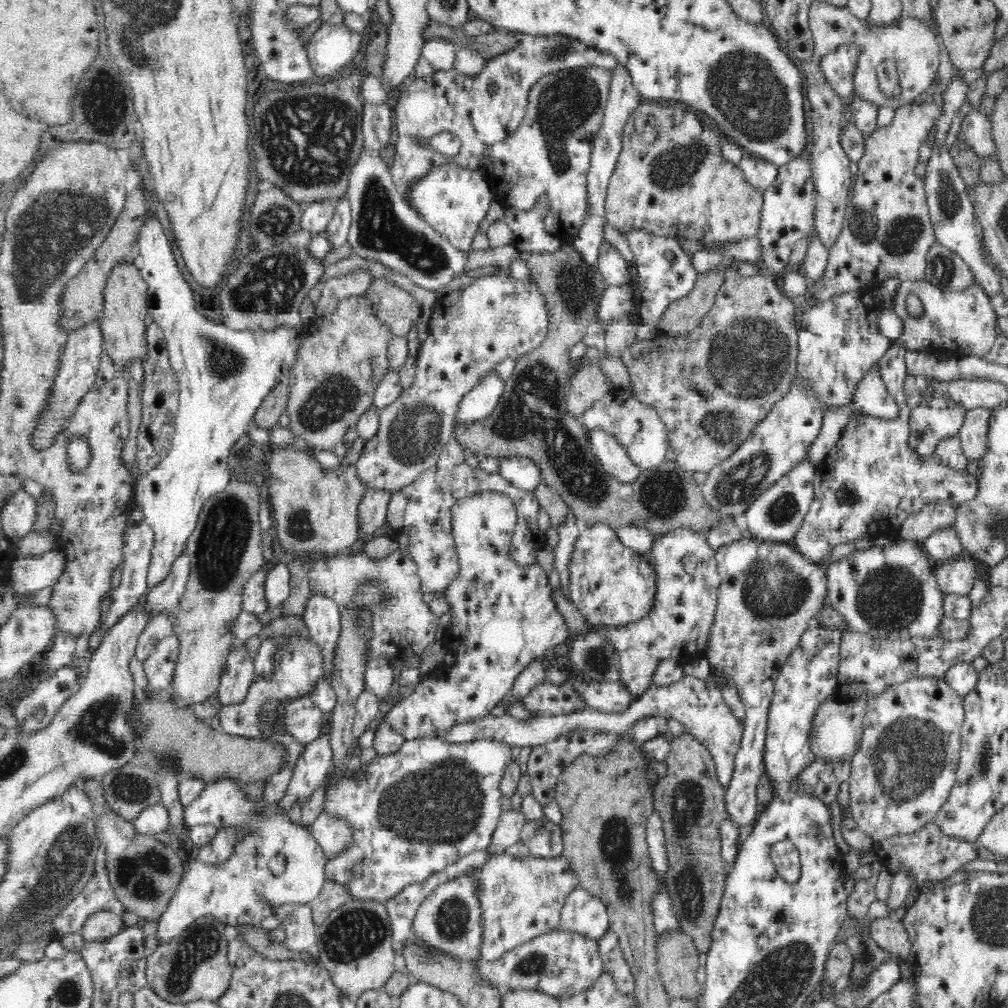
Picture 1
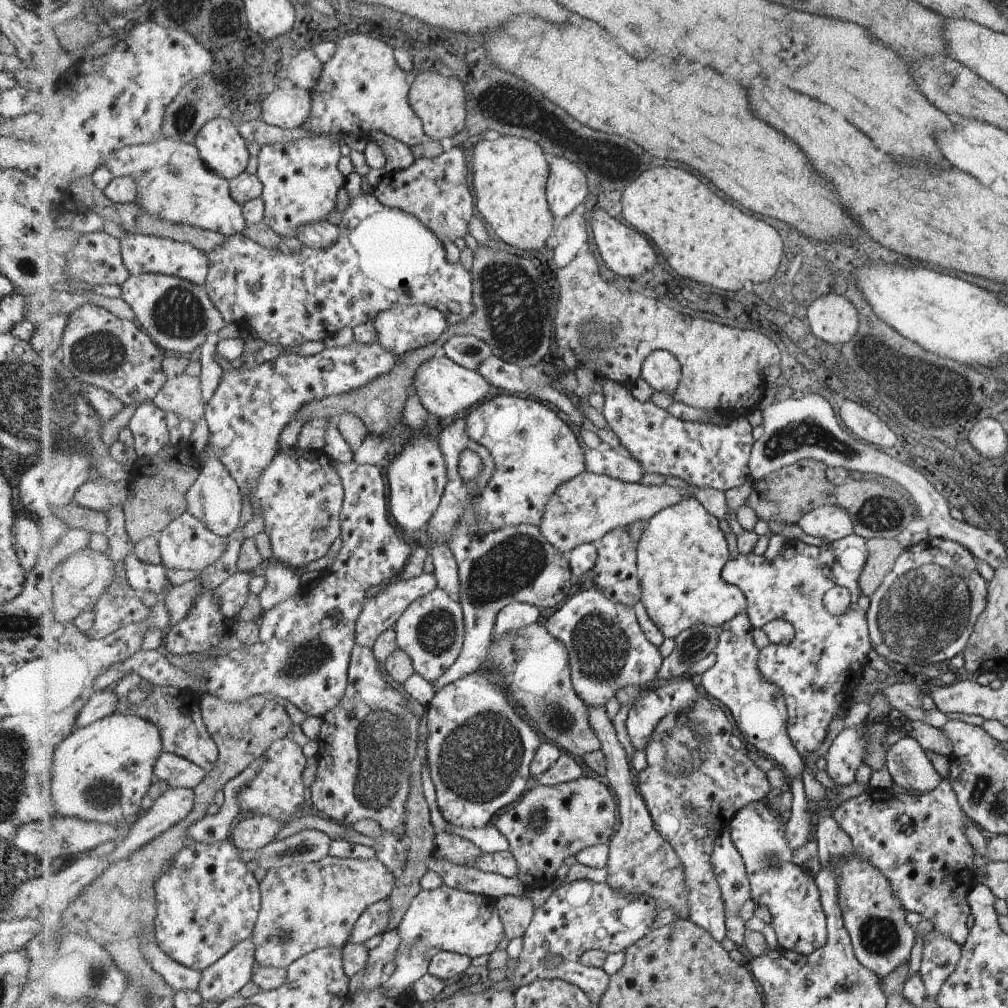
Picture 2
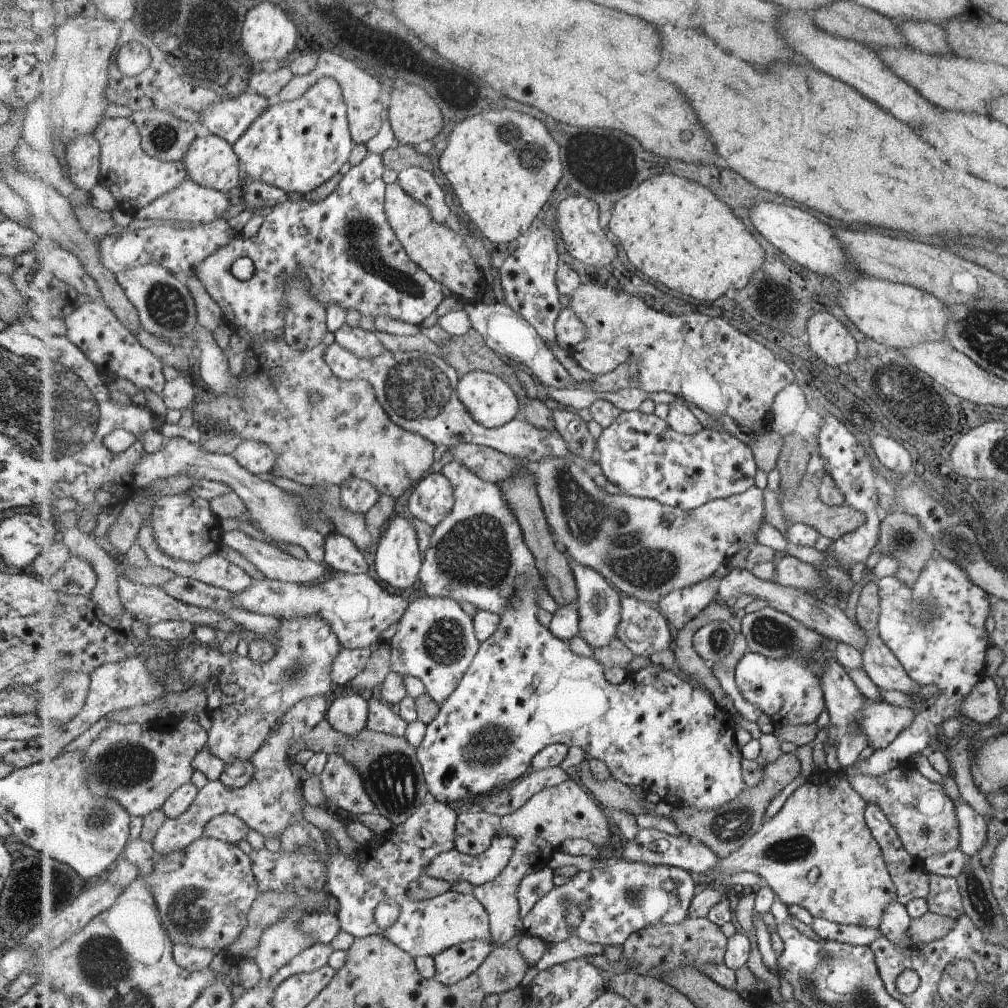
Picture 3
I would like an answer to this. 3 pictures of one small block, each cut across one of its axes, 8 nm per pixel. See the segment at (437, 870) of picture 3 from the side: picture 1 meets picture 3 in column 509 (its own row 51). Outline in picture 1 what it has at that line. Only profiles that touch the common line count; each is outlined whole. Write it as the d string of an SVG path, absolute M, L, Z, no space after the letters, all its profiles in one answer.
M853 43L840 44L834 53L820 58L820 70L828 85L842 100L853 96L856 88L855 65L857 52Z

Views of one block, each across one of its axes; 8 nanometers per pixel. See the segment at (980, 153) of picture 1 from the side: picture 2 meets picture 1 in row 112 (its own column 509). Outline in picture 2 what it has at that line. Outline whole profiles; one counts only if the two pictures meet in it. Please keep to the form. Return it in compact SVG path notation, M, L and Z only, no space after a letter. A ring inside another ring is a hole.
M591 879L564 881L562 885L553 889L551 896L538 908L537 914L533 917L526 932L527 936L525 936L521 956L516 960L517 964L512 969L508 969L507 979L515 986L515 990L533 984L539 979L563 979L581 988L593 1004L599 1004L599 1000L609 990L610 976L602 968L583 964L580 958L593 949L601 949L609 954L627 951L632 944L653 930L658 912L656 900L641 895L625 895L606 882L596 883ZM549 954L561 954L563 962L553 969L547 968L543 962Z

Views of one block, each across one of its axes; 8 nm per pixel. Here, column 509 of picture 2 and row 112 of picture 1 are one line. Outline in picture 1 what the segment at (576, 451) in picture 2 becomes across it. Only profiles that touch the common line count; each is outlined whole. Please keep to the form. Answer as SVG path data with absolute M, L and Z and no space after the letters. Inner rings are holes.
M510 34L516 46L512 46L506 52L499 52L494 58L486 59L480 74L468 76L460 74L452 67L450 70L435 71L431 75L415 77L415 80L400 90L402 94L400 94L396 108L394 108L394 128L398 132L398 140L395 145L394 162L389 166L389 169L401 195L404 195L404 190L408 188L410 182L414 182L416 178L422 178L430 168L444 164L444 162L454 162L460 166L476 169L480 154L484 154L484 150L490 144L504 140L516 132L526 114L530 90L543 76L564 69L584 67L612 69L617 64L617 60L609 52L586 46L579 38L567 34ZM449 132L458 136L462 142L462 148L458 154L443 155L418 141L418 138L428 138L434 134Z

